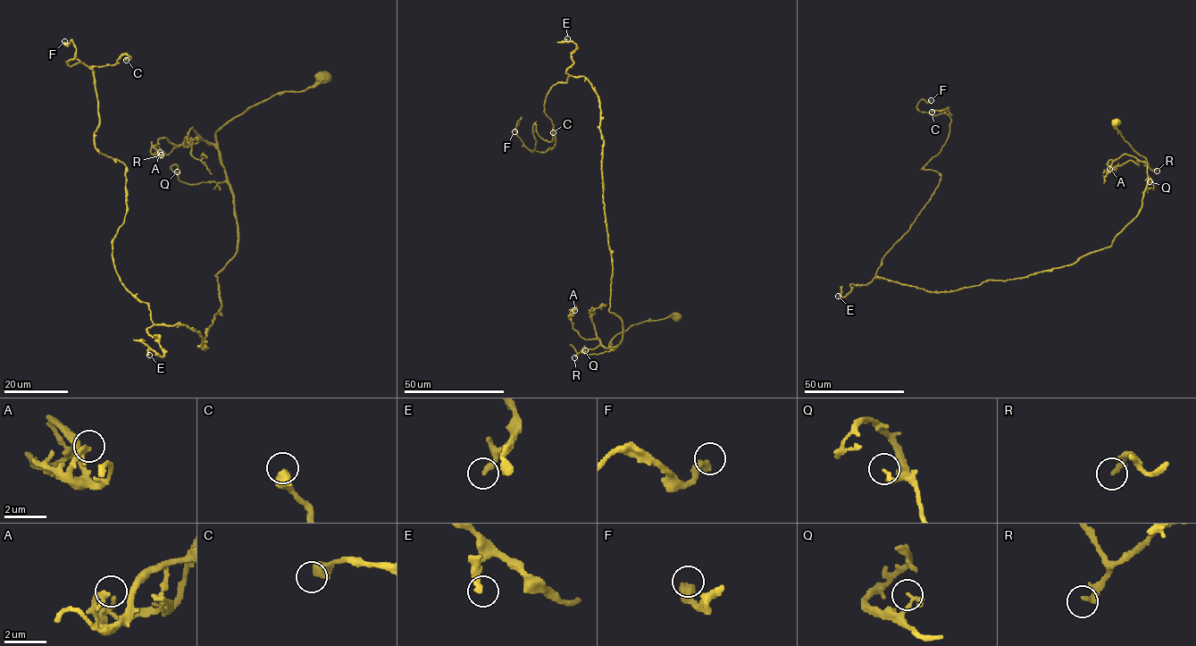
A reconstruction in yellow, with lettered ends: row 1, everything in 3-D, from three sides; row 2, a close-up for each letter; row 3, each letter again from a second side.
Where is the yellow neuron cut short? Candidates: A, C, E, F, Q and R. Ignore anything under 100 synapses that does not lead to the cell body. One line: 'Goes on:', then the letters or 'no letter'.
Goes on: E

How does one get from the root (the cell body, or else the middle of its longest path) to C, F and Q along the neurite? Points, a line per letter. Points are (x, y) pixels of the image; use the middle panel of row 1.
C: (675, 315), (609, 347), (623, 322), (584, 77), (549, 89), (553, 141), (533, 124), (531, 151), (553, 132)
F: (675, 315), (609, 347), (591, 84), (549, 89), (553, 141), (514, 131)
Q: (675, 315), (631, 325), (612, 339), (609, 347), (615, 348), (608, 351), (586, 355), (585, 350)

